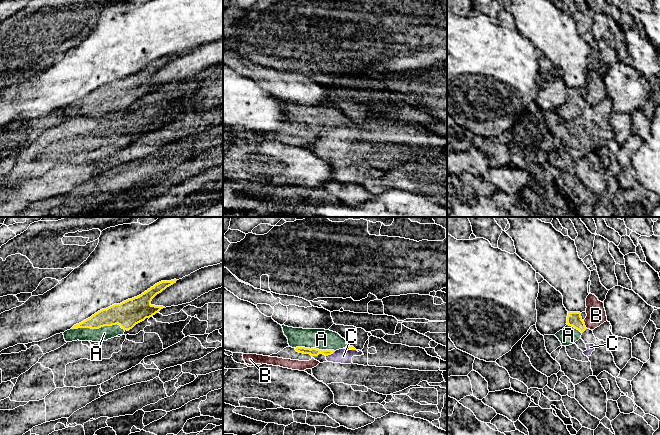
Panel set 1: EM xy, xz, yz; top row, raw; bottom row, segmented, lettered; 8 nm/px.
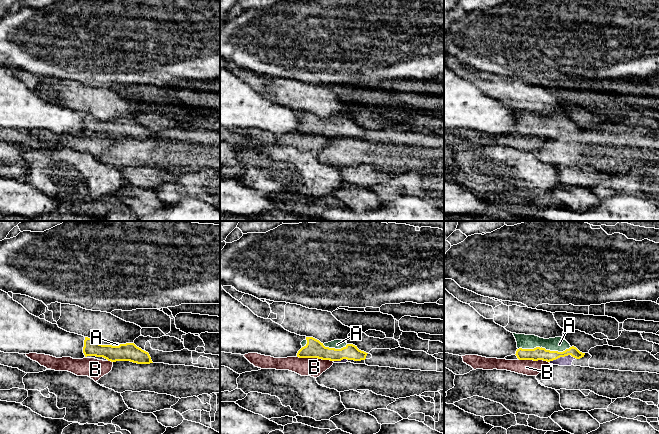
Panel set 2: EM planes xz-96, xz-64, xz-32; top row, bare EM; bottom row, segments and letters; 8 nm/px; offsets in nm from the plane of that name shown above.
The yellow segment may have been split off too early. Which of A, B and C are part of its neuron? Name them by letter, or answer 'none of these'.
A

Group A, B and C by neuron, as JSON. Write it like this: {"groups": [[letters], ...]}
{"groups": [["A"], ["B"], ["C"]]}

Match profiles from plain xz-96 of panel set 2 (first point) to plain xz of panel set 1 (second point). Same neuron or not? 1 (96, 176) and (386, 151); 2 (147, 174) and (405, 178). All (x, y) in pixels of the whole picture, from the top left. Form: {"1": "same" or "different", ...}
{"1": "different", "2": "different"}

